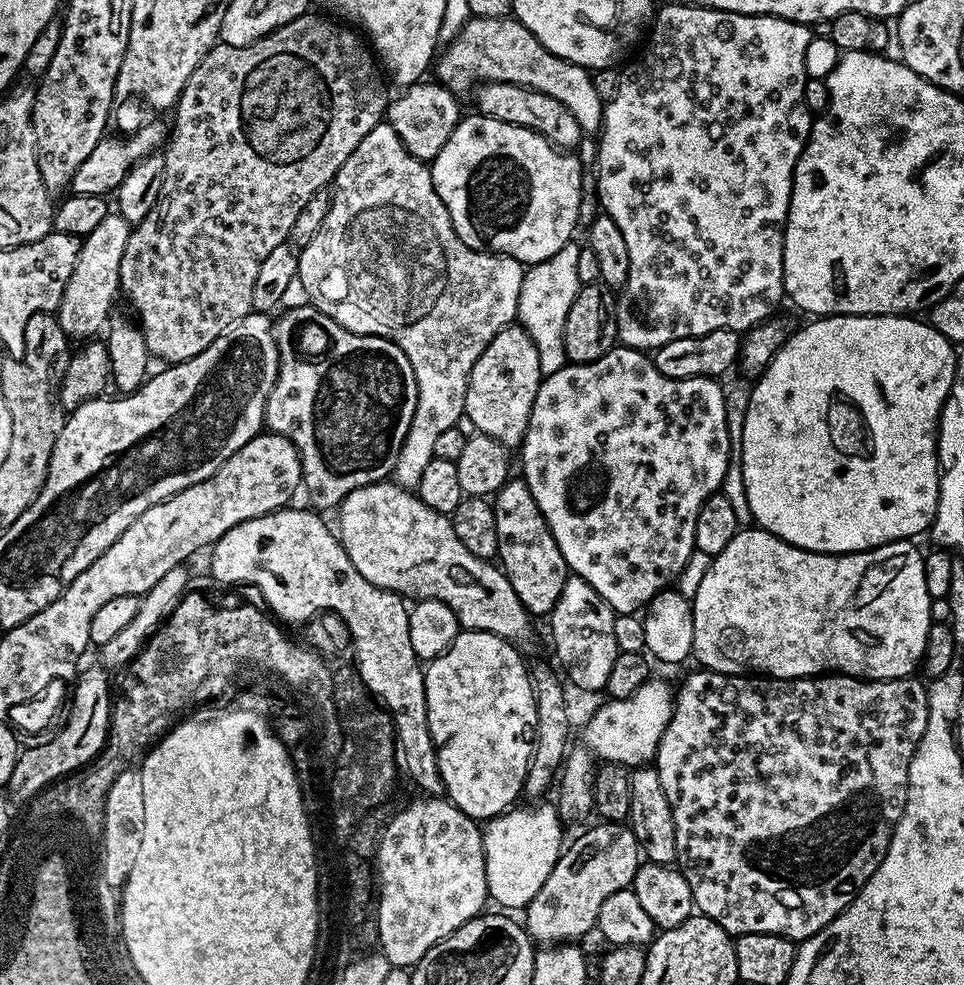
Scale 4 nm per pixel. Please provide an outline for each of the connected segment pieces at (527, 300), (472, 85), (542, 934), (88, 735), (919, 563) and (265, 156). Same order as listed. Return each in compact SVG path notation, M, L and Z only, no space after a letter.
M569 242L550 258L531 265L524 273L522 290L518 294L518 310L516 320L521 328L530 334L534 346L538 350L538 366L544 376L562 370L569 363L564 345L566 330L566 314L570 314L570 306L574 306L574 298L582 287L578 278L578 254L581 245Z
M472 16L439 53L434 64L435 72L435 79L453 94L471 93L481 82L517 84L550 94L550 98L558 98L558 102L562 102L562 106L566 106L566 110L578 118L581 133L599 133L605 101L600 100L594 91L592 72L574 62L558 58L558 54L550 54L550 50L546 50L542 42L538 42L538 38L534 38L534 34L530 34L530 30L526 30L518 19Z
M596 822L593 828L588 828L576 841L569 843L561 852L558 862L554 866L554 870L550 870L550 878L546 878L546 882L542 886L542 890L538 890L538 894L534 894L534 898L529 902L526 909L526 915L528 915L528 924L526 923L526 931L533 941L540 946L559 946L565 942L579 941L579 936L584 936L588 931L593 931L596 928L596 919L598 918L598 912L602 910L602 902L606 902L606 898L610 898L610 894L618 894L618 890L629 887L636 872L640 869L642 863L642 853L640 851L640 843L638 838L632 833L631 827L624 822Z
M88 668L85 672L83 669L79 673L74 684L76 693L73 691L70 696L72 709L68 712L68 721L65 722L64 729L49 744L36 744L33 748L25 747L21 751L7 786L7 791L12 792L13 801L31 801L33 796L37 796L49 784L54 784L60 777L92 763L100 755L100 749L108 739L110 719L110 684L108 688L108 676L103 672L105 669L100 668Z
M748 526L730 538L730 546L712 557L710 570L698 586L698 594L693 600L683 596L678 590L659 592L646 606L642 621L645 628L644 648L653 657L657 656L664 664L680 664L692 652L692 640L696 643L696 656L709 672L721 672L731 676L759 674L770 676L774 680L802 680L809 676L839 674L855 676L857 680L901 680L903 676L912 676L921 667L924 651L927 649L927 632L934 623L932 606L934 600L927 594L927 574L924 572L924 556L915 548L912 540L895 540L867 552L845 552L829 554L827 552L808 552L805 548L795 548L778 537L770 535L759 526Z
M305 14L294 18L294 22L286 22L286 26L274 30L262 40L255 40L253 44L230 46L223 42L217 43L215 48L211 48L204 55L194 74L190 74L180 99L174 105L176 121L173 122L172 128L170 124L170 139L162 152L162 190L150 214L146 214L146 218L142 218L142 222L135 225L134 231L129 235L120 267L120 292L132 299L136 316L140 319L138 327L144 333L149 353L155 359L157 356L158 359L164 360L160 362L180 364L202 354L202 350L206 350L206 346L210 346L214 338L221 336L227 328L234 326L253 311L254 282L258 279L258 269L270 255L270 250L274 250L274 246L285 243L291 237L294 218L298 218L302 206L306 206L306 201L313 194L325 191L331 185L342 162L346 162L346 158L350 158L350 154L358 150L358 142L362 142L362 138L366 138L366 134L370 134L370 130L374 130L374 126L378 126L385 119L390 95L388 96L387 90L384 89L385 77L365 37L343 23L335 24L324 16L312 15Z

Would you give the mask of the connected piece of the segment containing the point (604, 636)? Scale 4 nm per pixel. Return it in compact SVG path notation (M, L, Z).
M569 575L566 586L562 586L562 594L550 613L552 620L552 644L556 647L556 656L564 667L563 675L573 680L584 692L600 692L606 686L606 678L610 678L610 670L614 667L614 658L618 651L614 638L614 622L617 613L610 605L580 576Z

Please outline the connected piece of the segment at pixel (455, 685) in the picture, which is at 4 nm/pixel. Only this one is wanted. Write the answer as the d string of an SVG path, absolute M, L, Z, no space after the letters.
M464 630L457 634L451 646L435 660L424 668L424 689L426 690L426 710L430 722L430 734L436 747L438 758L438 770L442 774L444 792L453 806L462 810L470 819L477 822L487 822L493 816L501 815L521 799L524 791L524 780L528 777L528 764L532 760L532 750L536 739L536 692L532 688L532 677L529 665L524 665L524 660L519 656L517 645L503 640L501 636L495 636L489 632L473 632Z

